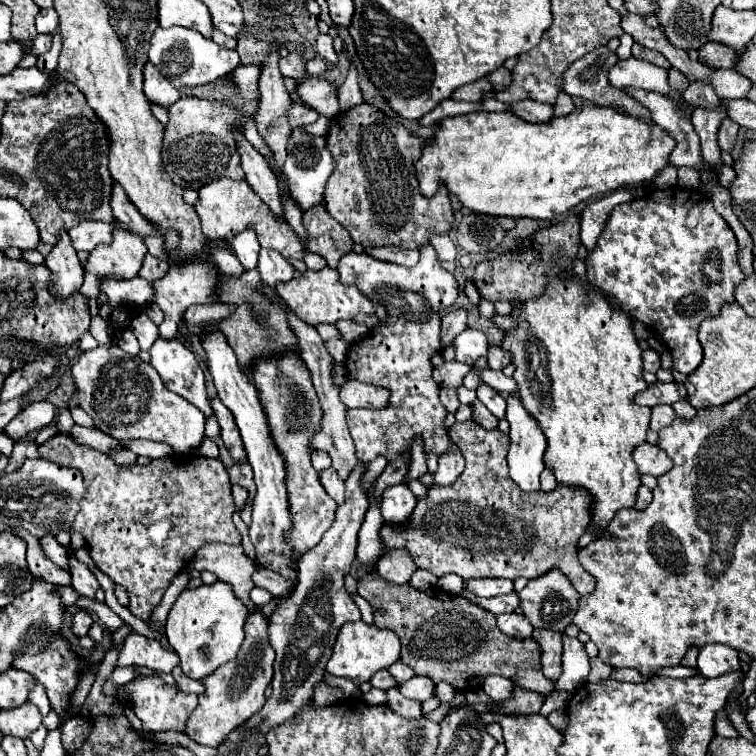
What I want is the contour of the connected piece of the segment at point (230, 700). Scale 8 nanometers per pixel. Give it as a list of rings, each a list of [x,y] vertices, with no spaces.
[[[252,613],[246,621],[246,639],[238,651],[238,657],[230,663],[220,665],[216,673],[204,679],[206,691],[198,695],[198,707],[186,721],[184,733],[196,741],[198,745],[206,747],[220,747],[232,729],[238,729],[248,717],[258,713],[266,703],[264,689],[272,681],[272,663],[274,663],[274,649],[268,643],[268,621],[262,613]]]

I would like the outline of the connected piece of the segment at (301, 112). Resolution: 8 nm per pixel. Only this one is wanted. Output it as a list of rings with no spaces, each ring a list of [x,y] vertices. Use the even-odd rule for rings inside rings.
[[[292,105],[292,109],[288,111],[290,127],[296,127],[296,125],[312,125],[312,123],[316,123],[316,119],[318,119],[318,113],[312,111],[312,109],[306,109],[304,105]]]

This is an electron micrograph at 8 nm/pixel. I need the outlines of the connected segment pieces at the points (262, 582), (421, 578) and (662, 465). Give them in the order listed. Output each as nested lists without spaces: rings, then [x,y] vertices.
[[[256,569],[252,573],[252,581],[256,587],[266,589],[268,593],[272,593],[272,597],[282,597],[284,593],[290,591],[290,581],[282,579],[278,573],[272,573],[268,569]]]
[[[416,569],[414,575],[410,577],[410,585],[416,589],[430,589],[434,587],[438,581],[438,577],[434,577],[430,571],[422,571],[422,569]]]
[[[644,443],[634,449],[634,461],[640,473],[652,477],[660,477],[668,473],[668,469],[672,469],[672,459],[660,447],[650,443]]]

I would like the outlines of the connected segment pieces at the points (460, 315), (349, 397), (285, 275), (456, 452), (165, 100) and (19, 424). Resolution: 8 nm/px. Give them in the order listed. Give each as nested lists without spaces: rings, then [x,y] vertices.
[[[454,309],[444,315],[442,319],[442,331],[440,331],[440,345],[442,349],[452,343],[452,339],[466,329],[466,311]]]
[[[346,381],[340,391],[340,399],[346,407],[366,407],[384,409],[388,405],[390,393],[384,387],[374,387],[360,381]]]
[[[260,249],[256,269],[260,271],[262,281],[270,287],[274,287],[280,281],[290,281],[294,275],[292,265],[284,257],[280,257],[280,253],[276,253],[272,249]]]
[[[452,443],[452,453],[444,453],[444,457],[438,457],[438,471],[434,475],[434,483],[452,485],[462,471],[464,471],[464,457],[460,449]]]
[[[146,63],[144,67],[144,93],[150,103],[160,105],[164,109],[168,109],[172,103],[180,99],[180,91],[172,87],[170,81],[164,79],[150,63]]]
[[[36,401],[36,403],[30,403],[20,415],[16,415],[4,429],[4,433],[12,439],[12,441],[18,441],[22,437],[26,437],[28,433],[32,431],[38,431],[46,425],[52,423],[56,415],[56,409],[52,403],[48,401]]]

